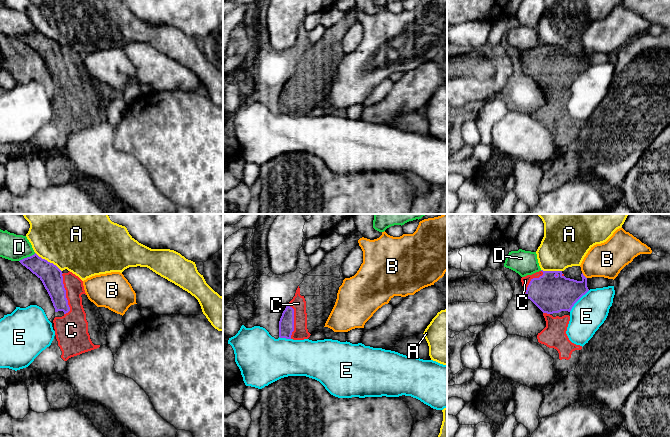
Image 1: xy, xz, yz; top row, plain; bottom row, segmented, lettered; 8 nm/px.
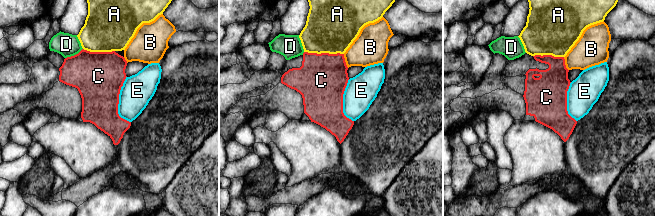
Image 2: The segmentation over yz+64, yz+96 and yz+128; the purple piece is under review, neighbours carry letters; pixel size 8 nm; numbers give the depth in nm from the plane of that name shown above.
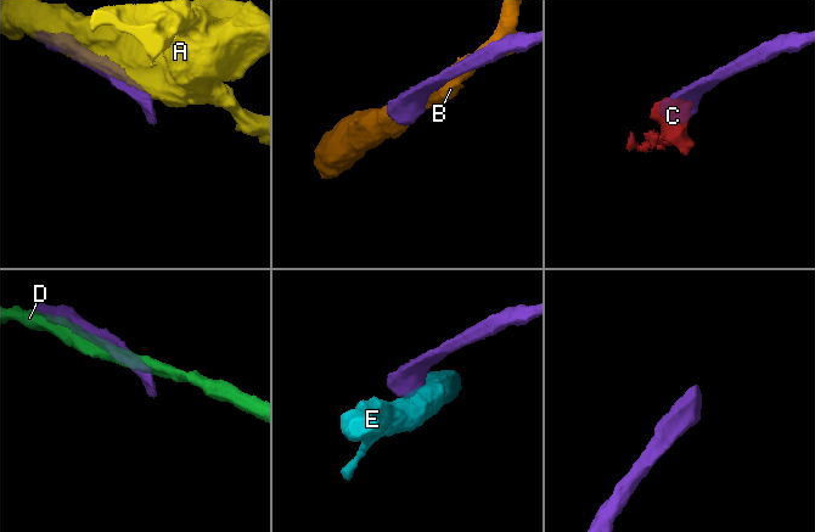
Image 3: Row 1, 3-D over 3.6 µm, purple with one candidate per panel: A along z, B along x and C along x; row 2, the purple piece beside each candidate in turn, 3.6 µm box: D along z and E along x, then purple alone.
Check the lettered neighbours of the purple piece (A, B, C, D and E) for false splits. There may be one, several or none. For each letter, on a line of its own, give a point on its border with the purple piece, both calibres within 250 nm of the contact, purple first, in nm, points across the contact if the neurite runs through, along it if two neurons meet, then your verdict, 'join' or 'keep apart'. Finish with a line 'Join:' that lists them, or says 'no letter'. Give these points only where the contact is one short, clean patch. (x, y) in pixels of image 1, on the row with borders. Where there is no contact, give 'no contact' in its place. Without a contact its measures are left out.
A: xy (47, 261) | 180/480 nm | keep apart
B: yz (583, 275) | 280/280 nm | keep apart
C: xy (65, 294) | 180/220 nm | across xy (51, 276), (65, 294), (73, 309), (73, 324) | join
D: xy (27, 257) | 180/220 nm | keep apart
E: yz (578, 299) | 300/280 nm | along yz (589, 290), (569, 311) | keep apart
Join: C

